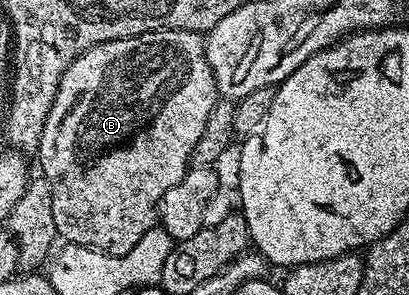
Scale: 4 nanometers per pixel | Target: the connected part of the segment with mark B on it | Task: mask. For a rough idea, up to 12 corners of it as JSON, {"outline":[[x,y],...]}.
{"outline":[[203,35],[96,44],[36,151],[58,238],[155,229],[220,95]]}

